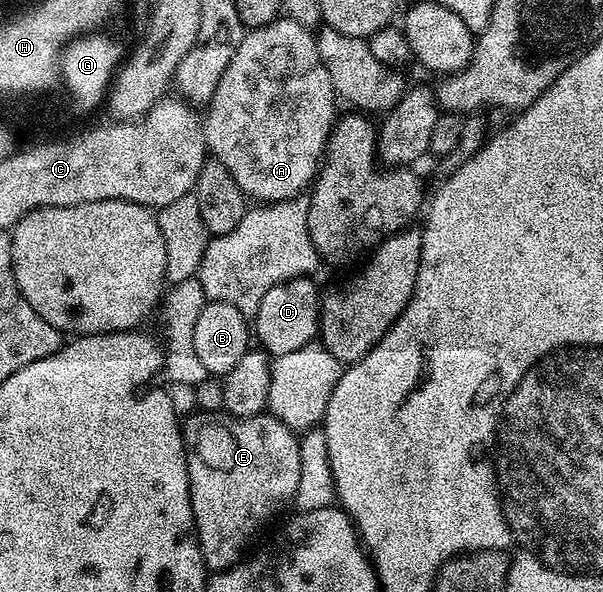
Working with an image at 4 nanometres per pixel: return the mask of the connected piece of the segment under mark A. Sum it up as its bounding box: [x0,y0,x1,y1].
[203,25,338,205]

